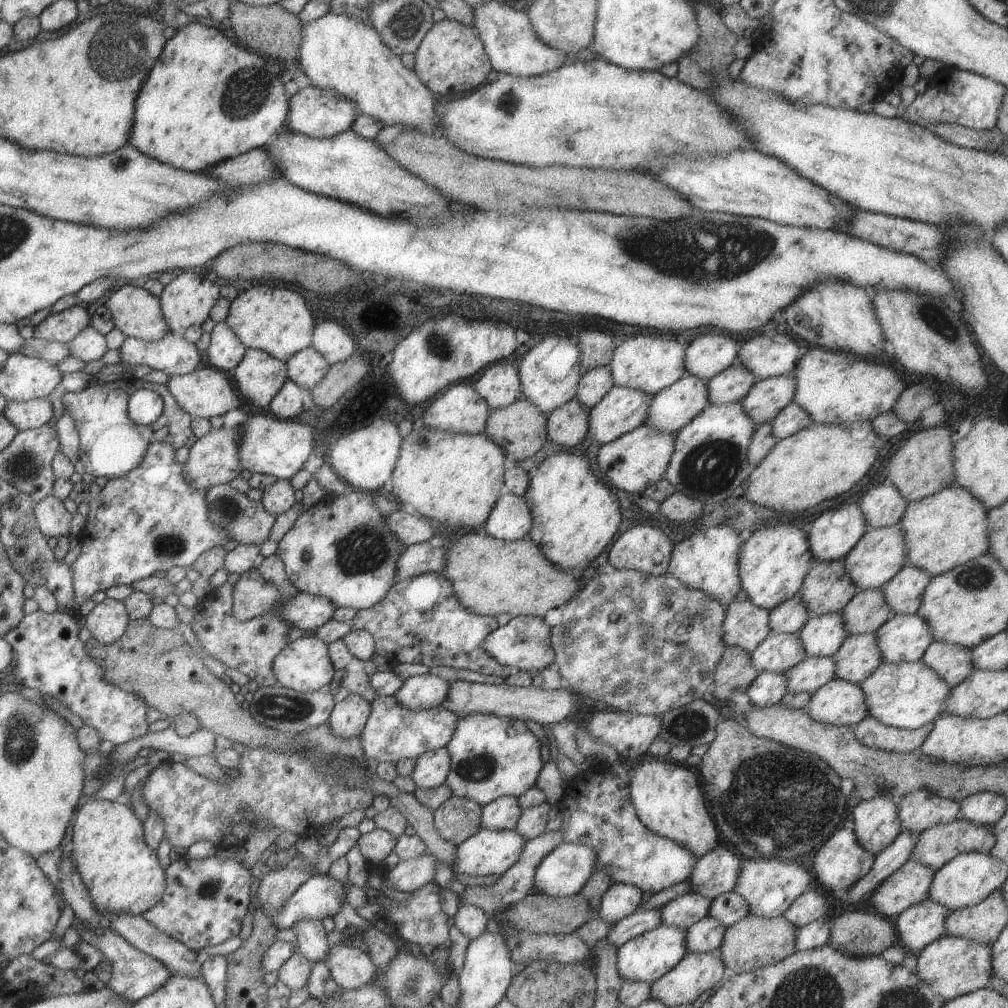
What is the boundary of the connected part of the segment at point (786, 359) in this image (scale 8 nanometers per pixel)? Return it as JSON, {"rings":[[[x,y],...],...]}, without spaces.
{"rings":[[[760,334],[742,344],[738,361],[758,380],[770,377],[792,376],[797,360],[802,358],[805,348],[801,341],[794,341],[784,334],[773,337]]]}

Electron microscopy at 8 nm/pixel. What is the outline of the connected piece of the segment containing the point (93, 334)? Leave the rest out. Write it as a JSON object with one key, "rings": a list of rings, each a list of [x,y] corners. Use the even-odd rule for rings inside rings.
{"rings":[[[93,326],[84,327],[72,340],[67,342],[69,354],[75,359],[84,361],[100,360],[108,351],[105,335],[100,334]]]}

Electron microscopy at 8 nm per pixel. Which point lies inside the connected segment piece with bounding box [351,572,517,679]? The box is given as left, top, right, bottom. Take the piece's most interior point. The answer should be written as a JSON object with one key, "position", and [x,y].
{"position":[420,621]}

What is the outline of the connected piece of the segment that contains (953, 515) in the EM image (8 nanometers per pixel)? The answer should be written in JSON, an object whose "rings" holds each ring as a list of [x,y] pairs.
{"rings":[[[951,486],[939,493],[907,504],[904,518],[898,528],[905,538],[908,564],[925,571],[932,577],[948,572],[955,566],[988,553],[987,510],[968,489]]]}

